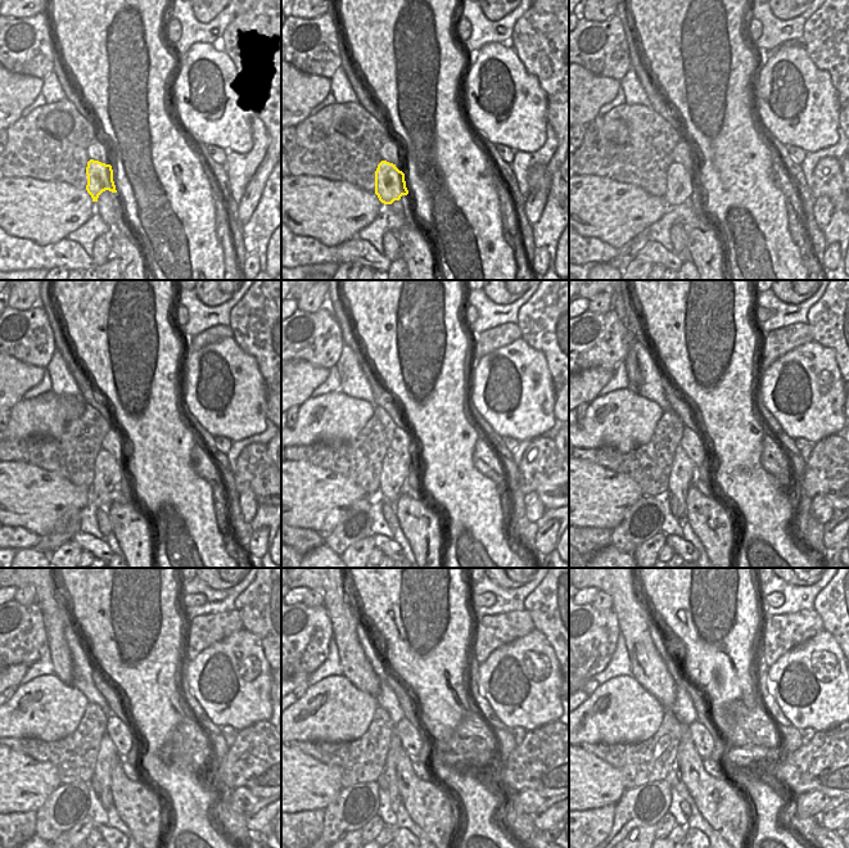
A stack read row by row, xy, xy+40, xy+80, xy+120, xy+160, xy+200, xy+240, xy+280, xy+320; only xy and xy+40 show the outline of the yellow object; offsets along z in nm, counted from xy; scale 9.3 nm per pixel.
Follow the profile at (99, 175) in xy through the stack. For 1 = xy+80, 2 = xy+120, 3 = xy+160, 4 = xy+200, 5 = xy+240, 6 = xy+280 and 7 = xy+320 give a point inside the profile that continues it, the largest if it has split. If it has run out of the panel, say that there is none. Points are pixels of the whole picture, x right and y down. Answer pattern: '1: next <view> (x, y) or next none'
1: next xy+80 (681, 184)
2: next xy+120 (108, 473)
3: next xy+160 (394, 473)
4: next xy+200 (683, 472)
5: next xy+240 (107, 756)
6: next xy+280 (394, 747)
7: next xy+320 (685, 807)

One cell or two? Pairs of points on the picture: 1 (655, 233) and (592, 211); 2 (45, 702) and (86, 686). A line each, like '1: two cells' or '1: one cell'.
1: two cells
2: two cells

